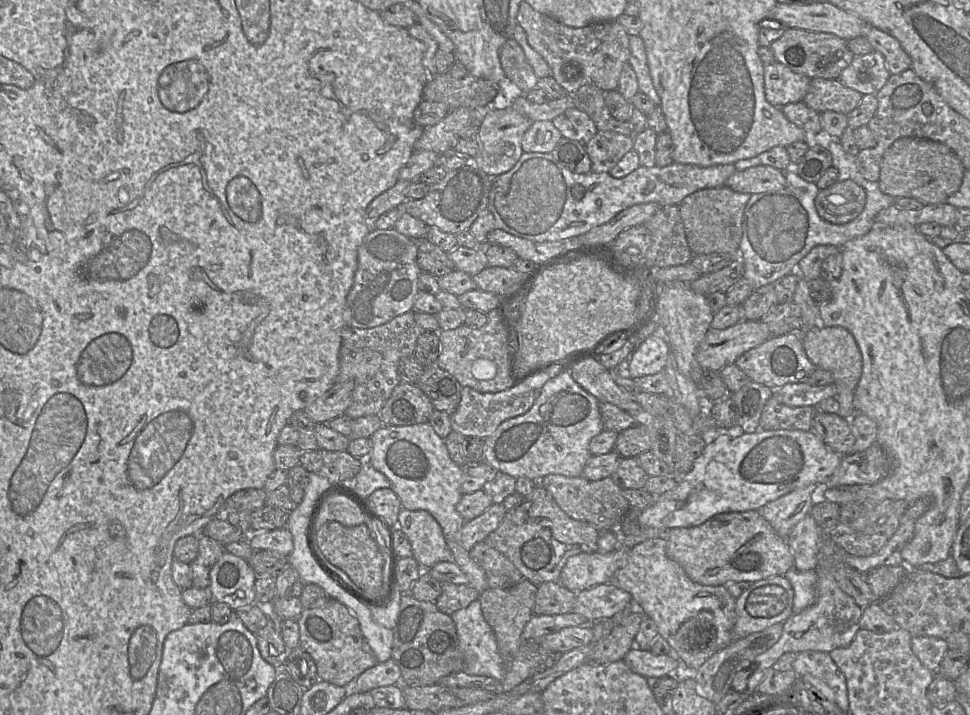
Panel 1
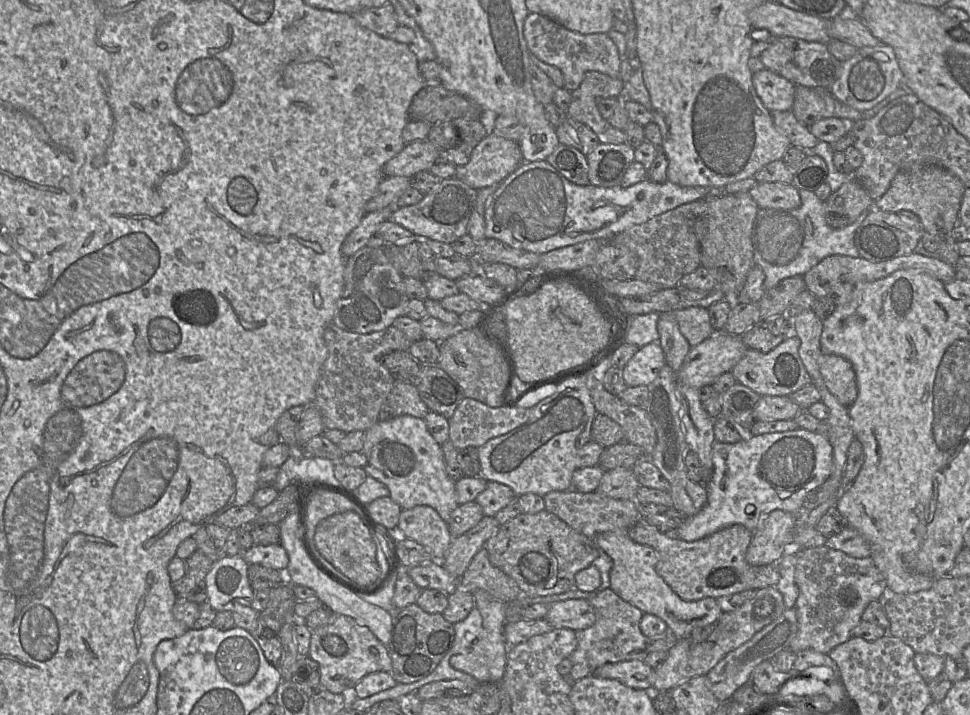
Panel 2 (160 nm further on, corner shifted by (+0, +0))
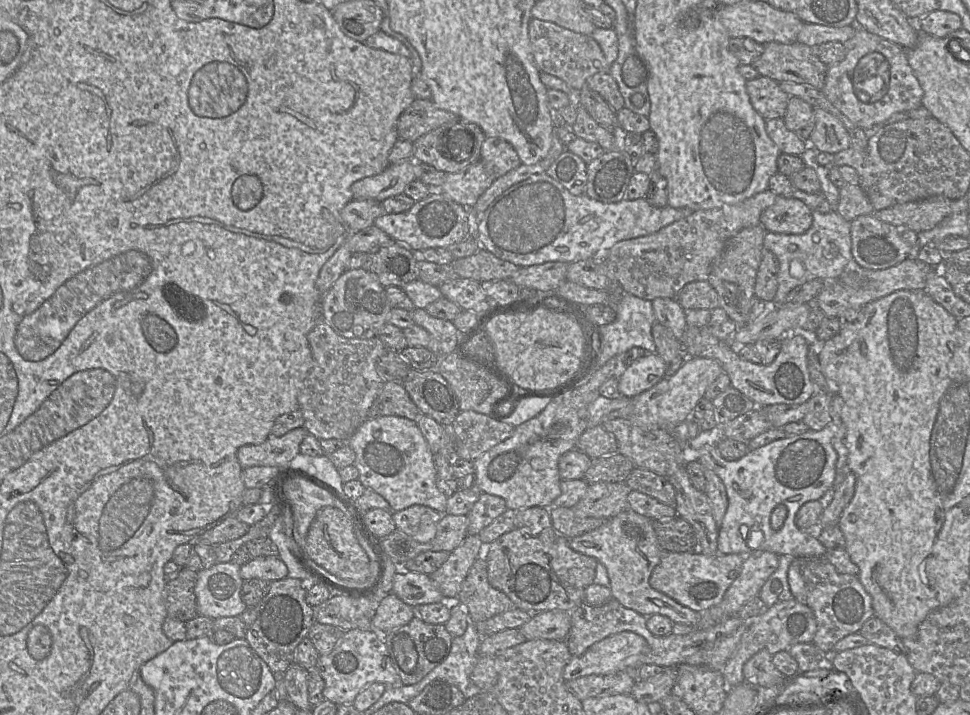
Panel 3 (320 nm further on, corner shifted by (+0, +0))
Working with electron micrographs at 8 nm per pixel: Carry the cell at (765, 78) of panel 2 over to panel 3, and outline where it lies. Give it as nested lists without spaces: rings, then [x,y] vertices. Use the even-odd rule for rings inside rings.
[[[759,75],[746,82],[746,89],[753,108],[766,121],[785,116],[791,96],[780,88],[780,83]]]

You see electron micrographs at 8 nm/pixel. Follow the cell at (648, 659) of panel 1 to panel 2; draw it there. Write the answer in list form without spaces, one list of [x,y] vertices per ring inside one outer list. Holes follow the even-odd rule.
[[[638,659],[607,663],[595,669],[592,674],[618,680],[635,689],[646,690],[654,686],[655,682],[655,669]]]

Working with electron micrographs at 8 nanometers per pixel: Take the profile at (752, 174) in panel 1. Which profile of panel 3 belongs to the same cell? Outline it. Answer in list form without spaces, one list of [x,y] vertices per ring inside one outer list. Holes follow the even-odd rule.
[[[778,195],[774,204],[762,212],[760,224],[766,232],[803,234],[812,225],[812,211],[804,202],[791,195]]]

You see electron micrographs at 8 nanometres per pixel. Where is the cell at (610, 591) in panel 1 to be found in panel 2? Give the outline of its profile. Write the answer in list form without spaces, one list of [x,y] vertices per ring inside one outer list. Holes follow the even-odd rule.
[[[574,598],[551,603],[545,619],[554,629],[569,628],[579,631],[595,623],[596,613],[588,599]]]

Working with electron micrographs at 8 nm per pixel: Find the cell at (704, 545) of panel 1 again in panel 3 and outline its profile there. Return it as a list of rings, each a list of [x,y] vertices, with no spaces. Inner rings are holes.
[[[661,550],[661,559],[653,569],[650,586],[694,611],[707,611],[718,605],[728,588],[739,575],[743,558],[739,554],[705,555],[700,551],[671,552]]]

